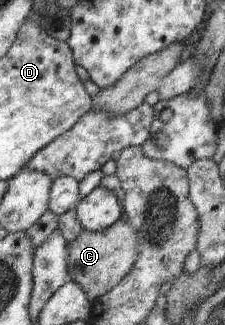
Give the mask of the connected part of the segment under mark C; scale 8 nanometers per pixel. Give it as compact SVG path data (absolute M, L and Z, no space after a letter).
M118 219L111 227L100 232L82 229L82 232L67 244L68 274L70 281L82 287L93 301L114 288L132 270L138 256L137 234L128 222Z

